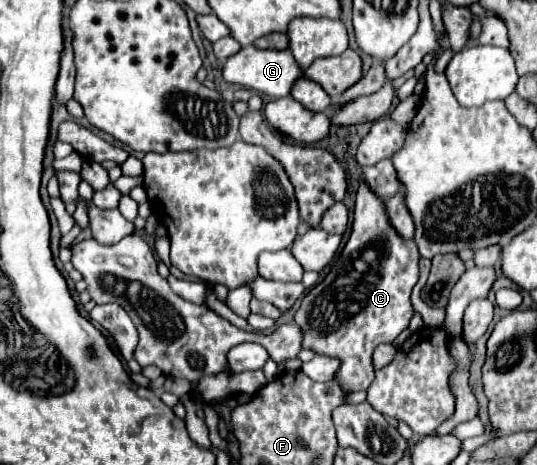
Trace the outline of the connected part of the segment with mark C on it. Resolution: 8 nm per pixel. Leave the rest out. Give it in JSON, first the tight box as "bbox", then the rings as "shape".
{"bbox":[294,183,420,393],"shape":[[[360,183],[348,243],[344,245],[340,257],[334,261],[330,273],[320,283],[316,283],[306,293],[306,297],[302,297],[300,307],[294,313],[294,321],[302,329],[302,349],[310,349],[316,355],[340,359],[340,369],[334,375],[334,379],[342,385],[342,389],[346,389],[346,393],[366,391],[370,387],[374,379],[374,349],[380,343],[392,343],[408,327],[414,315],[410,293],[418,281],[418,259],[420,255],[414,241],[398,237],[394,227],[388,223],[384,203],[364,183]]]}

